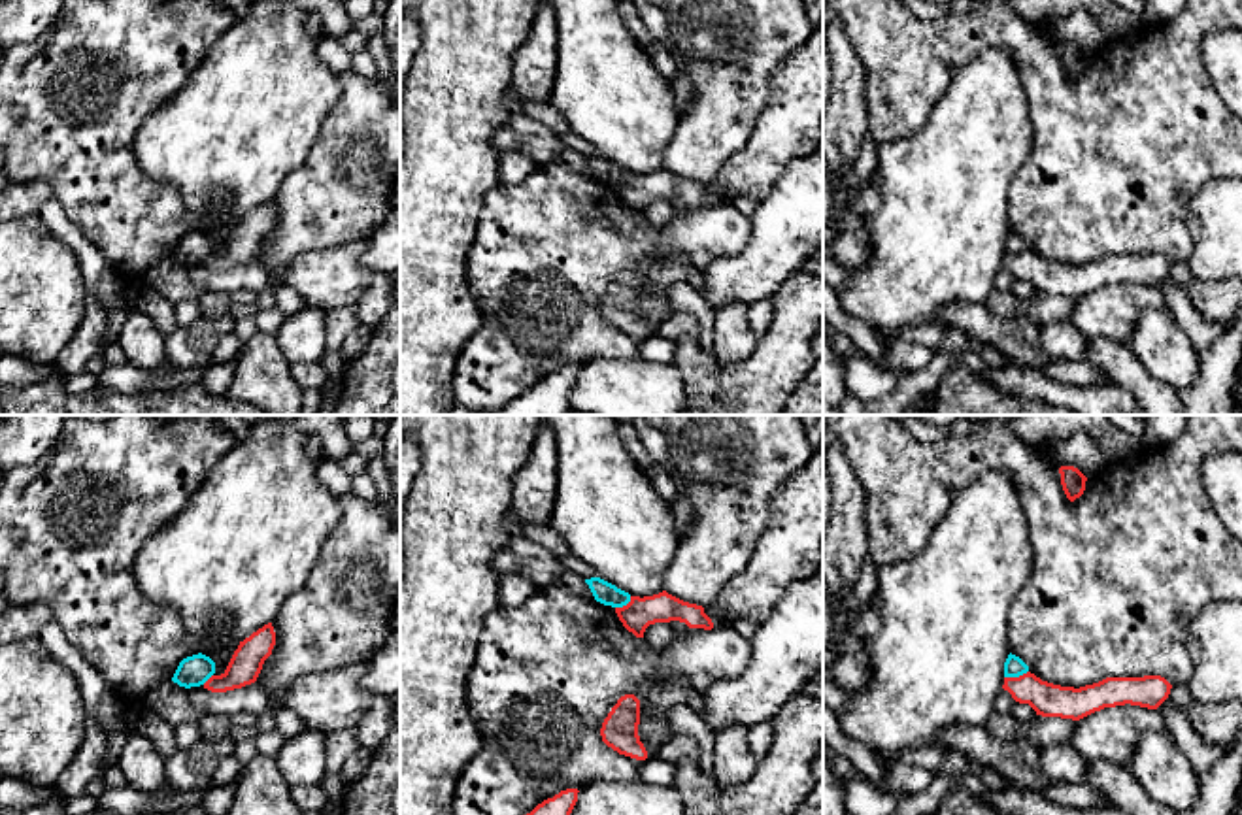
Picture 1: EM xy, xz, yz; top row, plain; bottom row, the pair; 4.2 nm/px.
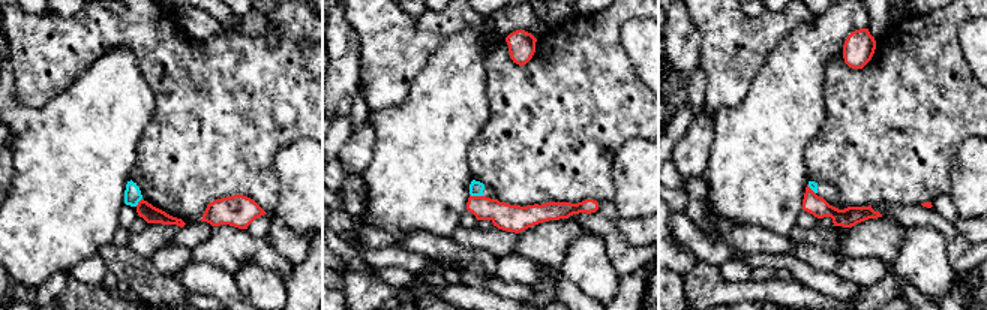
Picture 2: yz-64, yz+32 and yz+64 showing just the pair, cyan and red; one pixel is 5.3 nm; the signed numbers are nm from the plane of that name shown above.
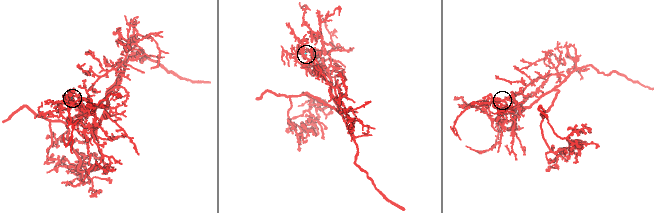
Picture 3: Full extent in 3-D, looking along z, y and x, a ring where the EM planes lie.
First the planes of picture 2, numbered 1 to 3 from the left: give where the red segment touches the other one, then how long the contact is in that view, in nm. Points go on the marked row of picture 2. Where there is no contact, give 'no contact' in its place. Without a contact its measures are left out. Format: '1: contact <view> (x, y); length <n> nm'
1: contact yz-64 (138, 201); length 60 nm
2: contact yz+32 (476, 195); length 70 nm
3: contact yz+64 (810, 187); length 70 nm

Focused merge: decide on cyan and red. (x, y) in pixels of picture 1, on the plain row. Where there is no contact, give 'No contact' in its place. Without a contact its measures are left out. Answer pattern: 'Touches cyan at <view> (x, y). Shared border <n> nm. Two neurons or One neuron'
Touches cyan at yz (1016, 253). Shared border 110 nm. Two neurons

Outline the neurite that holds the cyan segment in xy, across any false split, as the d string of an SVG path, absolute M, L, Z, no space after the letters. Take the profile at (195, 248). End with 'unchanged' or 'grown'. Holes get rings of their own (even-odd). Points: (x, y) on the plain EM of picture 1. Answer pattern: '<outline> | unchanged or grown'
M198 230L179 240L172 258L179 264L191 266L204 262L213 251L215 240L210 234Z | unchanged

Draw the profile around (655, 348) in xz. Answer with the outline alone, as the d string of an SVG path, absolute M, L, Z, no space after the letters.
M659 334L647 336L640 341L638 358L646 362L674 362L676 341L670 341Z

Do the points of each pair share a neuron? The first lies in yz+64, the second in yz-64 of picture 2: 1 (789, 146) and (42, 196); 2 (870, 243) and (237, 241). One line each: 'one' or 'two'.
1: one
2: one

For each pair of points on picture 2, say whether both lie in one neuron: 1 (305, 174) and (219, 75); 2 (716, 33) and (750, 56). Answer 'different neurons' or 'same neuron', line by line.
1: different neurons
2: same neuron

